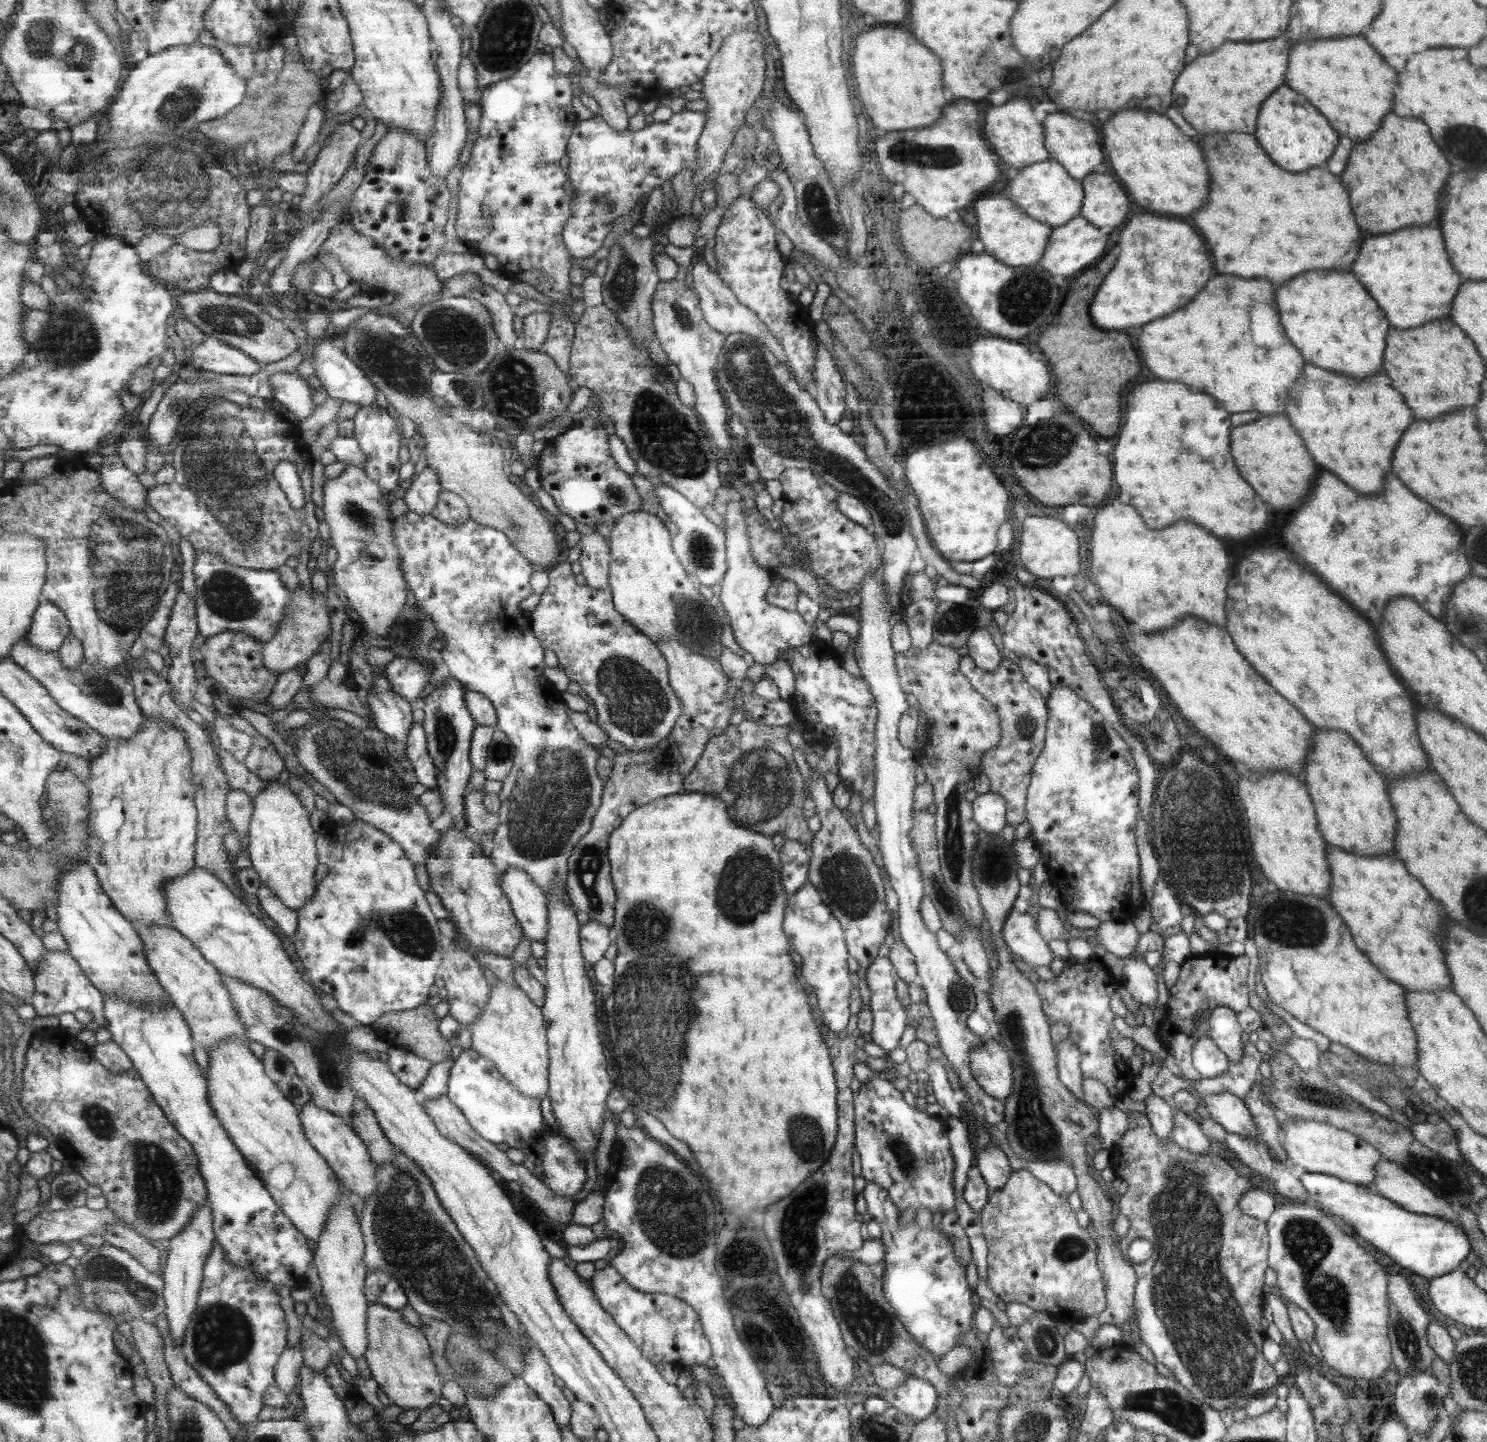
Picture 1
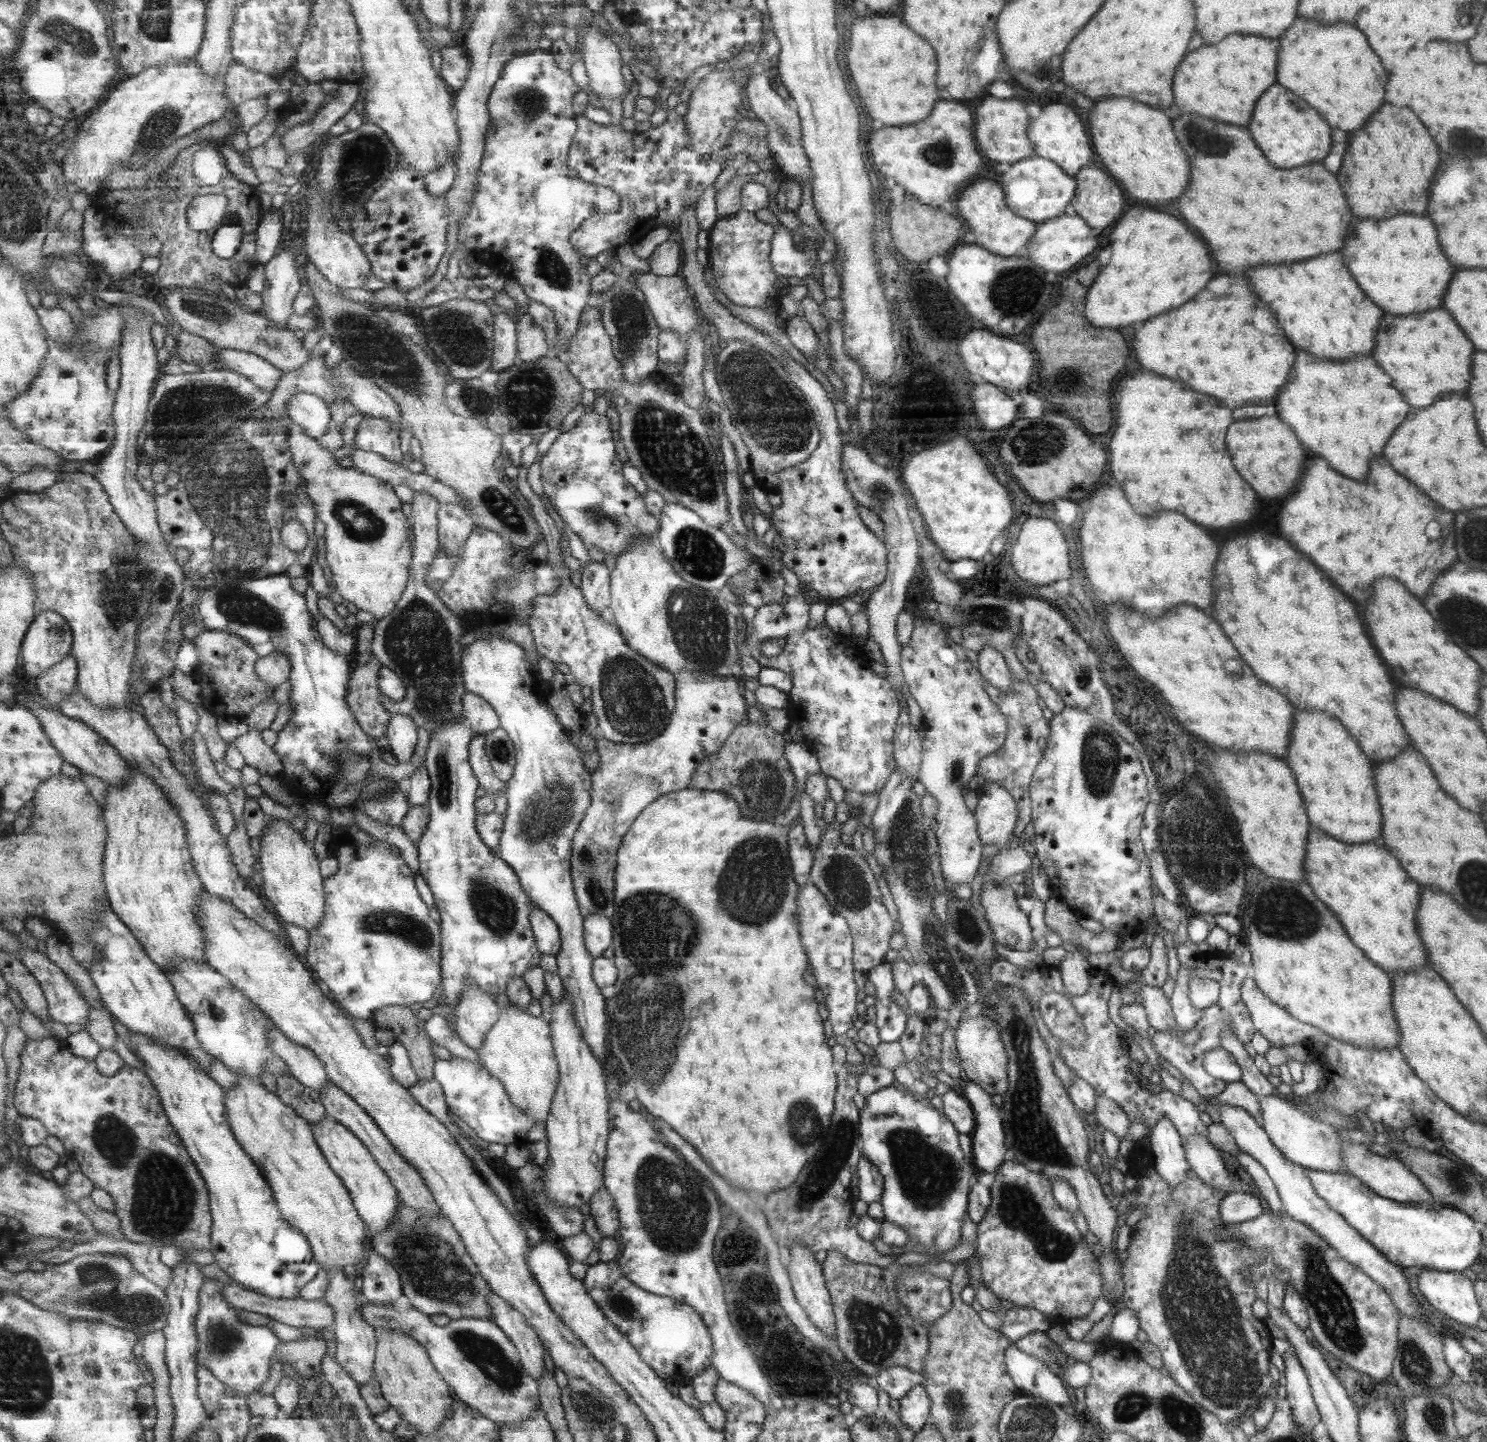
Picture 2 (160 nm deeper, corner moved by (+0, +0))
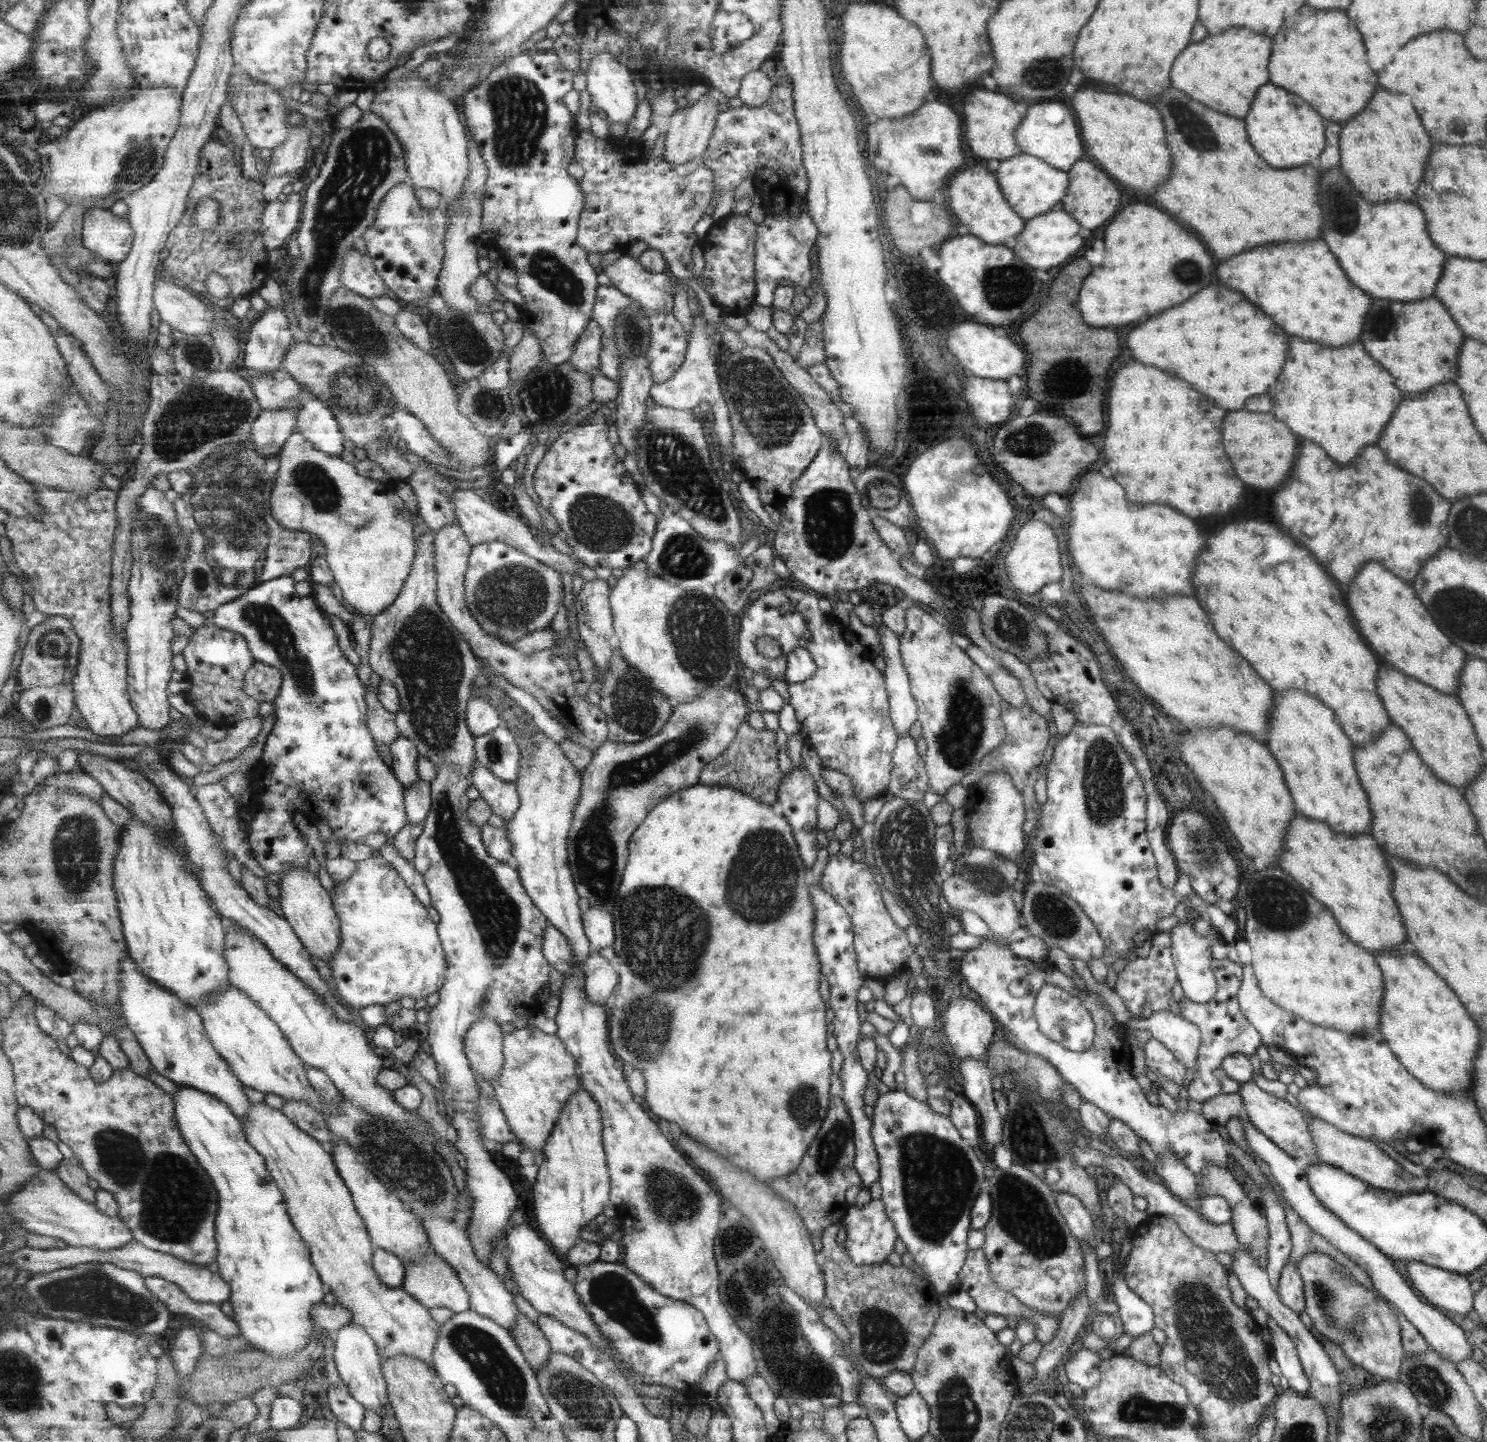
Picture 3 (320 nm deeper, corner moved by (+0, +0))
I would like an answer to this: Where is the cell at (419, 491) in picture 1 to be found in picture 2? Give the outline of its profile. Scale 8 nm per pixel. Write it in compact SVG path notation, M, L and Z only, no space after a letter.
M414 492L412 508L413 523L413 548L412 564L410 565L410 577L408 586L404 590L396 610L391 615L384 616L375 624L373 639L371 642L371 651L375 658L379 660L383 667L391 668L400 673L405 684L407 684L408 695L404 701L394 702L387 699L381 693L381 702L391 714L406 714L410 716L419 728L423 728L431 736L435 734L443 724L448 724L454 718L464 716L464 697L468 692L466 687L464 672L462 671L464 649L467 646L461 644L461 638L466 633L467 628L464 622L451 611L448 604L435 592L434 588L429 586L427 575L429 574L433 561L437 559L437 553L440 552L440 517L438 512L442 504L427 493Z

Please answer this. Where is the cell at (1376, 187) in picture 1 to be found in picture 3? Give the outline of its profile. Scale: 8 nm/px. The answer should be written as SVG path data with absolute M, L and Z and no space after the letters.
M1377 86L1377 96L1369 100L1369 108L1365 108L1361 116L1355 116L1353 120L1349 120L1349 124L1345 124L1339 133L1341 154L1339 166L1345 172L1347 180L1353 184L1353 188L1357 186L1357 192L1361 192L1361 196L1365 196L1365 200L1369 200L1371 204L1387 202L1387 200L1407 201L1413 198L1413 190L1417 188L1417 182L1423 174L1423 164L1427 160L1429 146L1431 142L1419 122L1419 116L1415 114L1409 102L1409 96L1389 94L1381 86Z

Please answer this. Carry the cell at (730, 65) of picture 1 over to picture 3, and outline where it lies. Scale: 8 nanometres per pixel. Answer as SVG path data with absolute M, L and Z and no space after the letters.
M703 95L697 103L676 110L670 116L661 157L671 164L687 164L701 158L715 128L718 105Z

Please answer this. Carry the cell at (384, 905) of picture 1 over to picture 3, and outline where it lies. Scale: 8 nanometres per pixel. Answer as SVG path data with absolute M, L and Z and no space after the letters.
M377 855L357 864L357 872L345 882L336 882L330 891L337 916L341 920L342 945L335 959L328 964L338 986L338 996L351 1008L360 1011L372 1004L388 1005L401 1000L403 996L416 1000L439 994L445 986L449 964L438 924L429 918L429 910L407 887L393 864Z

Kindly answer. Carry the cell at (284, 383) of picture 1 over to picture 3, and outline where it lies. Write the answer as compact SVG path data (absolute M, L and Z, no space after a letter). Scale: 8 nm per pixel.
M312 397L304 400L298 412L298 428L316 449L330 456L340 457L345 452L345 440L339 421L324 402Z

